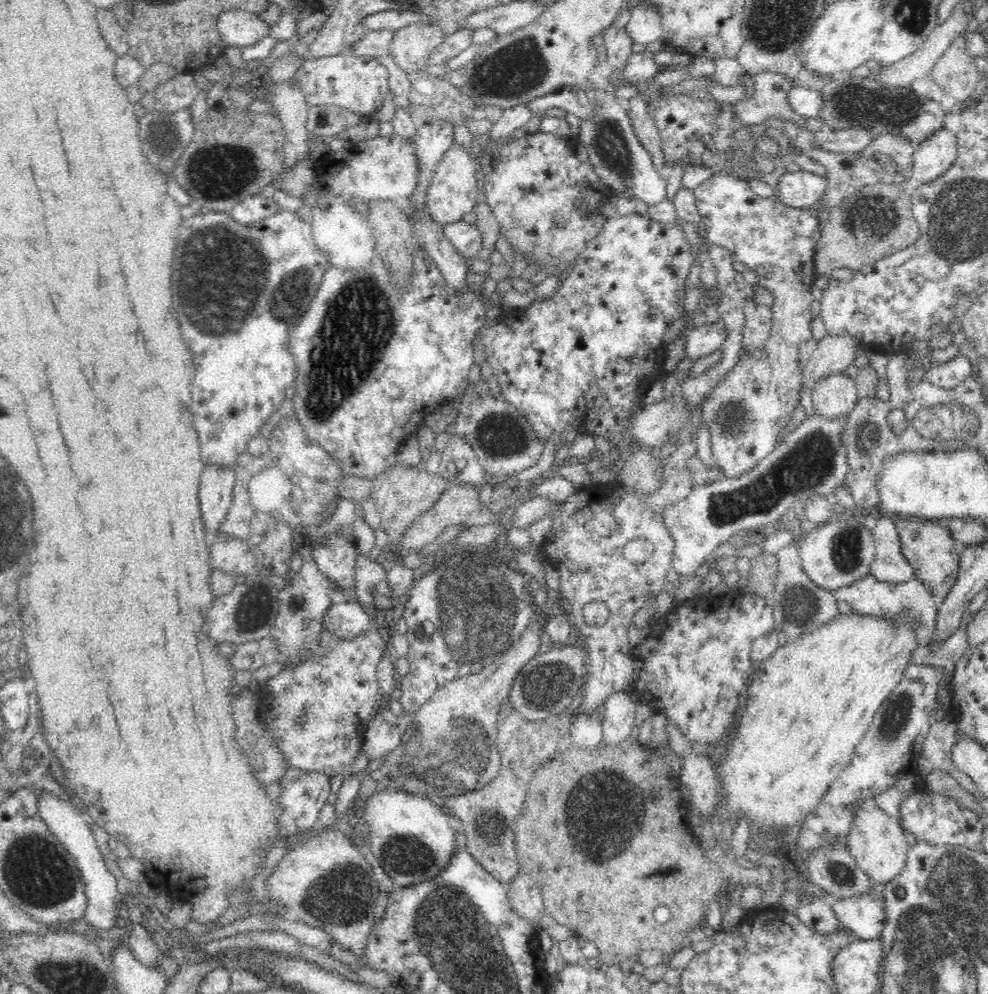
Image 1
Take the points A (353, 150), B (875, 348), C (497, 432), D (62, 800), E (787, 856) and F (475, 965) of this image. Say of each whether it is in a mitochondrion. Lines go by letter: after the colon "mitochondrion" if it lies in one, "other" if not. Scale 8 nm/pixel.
A: other
B: other
C: mitochondrion
D: other
E: other
F: mitochondrion

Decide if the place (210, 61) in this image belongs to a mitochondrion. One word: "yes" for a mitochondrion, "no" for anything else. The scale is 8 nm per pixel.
no

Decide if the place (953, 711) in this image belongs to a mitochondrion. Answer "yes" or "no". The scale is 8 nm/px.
no

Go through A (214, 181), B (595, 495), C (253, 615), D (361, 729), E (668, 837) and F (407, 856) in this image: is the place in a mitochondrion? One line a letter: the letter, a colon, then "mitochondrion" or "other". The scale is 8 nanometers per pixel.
A: mitochondrion
B: other
C: mitochondrion
D: other
E: other
F: mitochondrion

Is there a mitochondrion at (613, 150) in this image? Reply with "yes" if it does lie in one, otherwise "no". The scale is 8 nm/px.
yes

